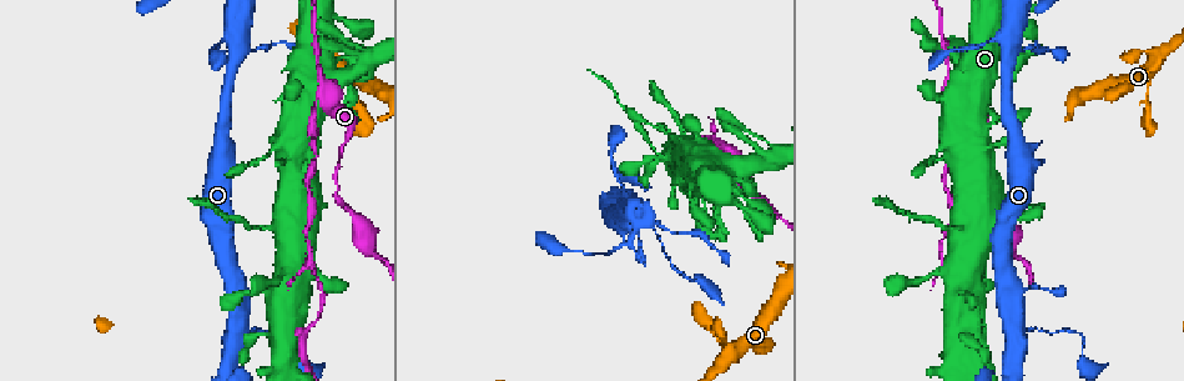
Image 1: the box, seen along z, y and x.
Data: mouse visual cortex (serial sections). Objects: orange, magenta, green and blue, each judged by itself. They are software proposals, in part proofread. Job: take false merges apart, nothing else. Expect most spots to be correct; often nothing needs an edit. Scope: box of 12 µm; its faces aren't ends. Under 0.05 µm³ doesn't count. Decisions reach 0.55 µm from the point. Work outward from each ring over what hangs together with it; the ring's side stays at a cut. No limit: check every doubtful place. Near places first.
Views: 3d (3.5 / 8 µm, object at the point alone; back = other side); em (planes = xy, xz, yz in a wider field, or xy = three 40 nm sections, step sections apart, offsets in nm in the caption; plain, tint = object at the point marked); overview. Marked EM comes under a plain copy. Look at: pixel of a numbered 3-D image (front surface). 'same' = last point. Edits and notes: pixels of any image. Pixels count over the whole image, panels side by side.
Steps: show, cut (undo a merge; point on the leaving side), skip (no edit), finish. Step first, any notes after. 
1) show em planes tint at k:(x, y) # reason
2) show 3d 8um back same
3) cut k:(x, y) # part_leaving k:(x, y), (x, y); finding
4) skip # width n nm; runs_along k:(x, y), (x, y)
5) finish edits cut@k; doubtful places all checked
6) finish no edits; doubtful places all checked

show 3d 3.5um at 1:(276, 229) # calibre changes

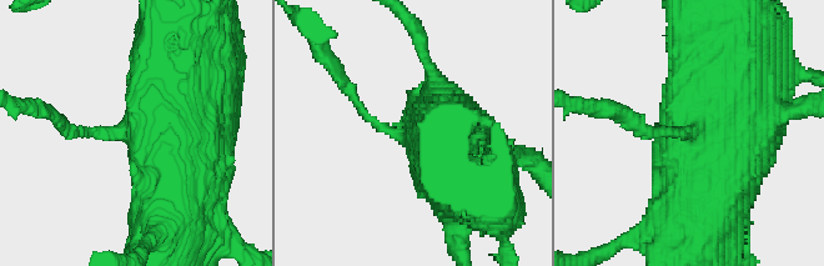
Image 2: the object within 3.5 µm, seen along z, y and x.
show em planes tint at 2:(130, 131)

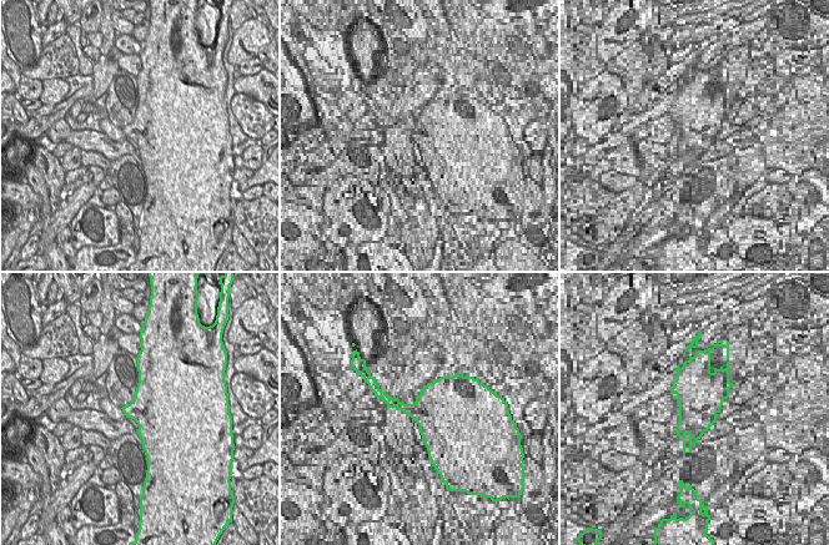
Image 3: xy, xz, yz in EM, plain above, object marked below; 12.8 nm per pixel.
skip # runs_along 2:(160, 30), (152, 110), (176, 186); all the same cell

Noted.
show 3d 3.5um at 1:(320, 106) # sharp bend

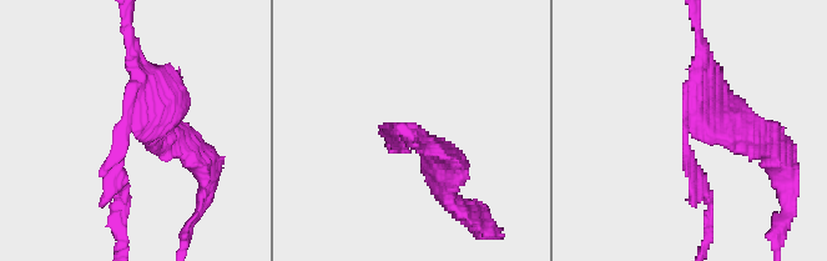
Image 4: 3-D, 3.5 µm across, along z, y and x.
show em xy step 3 tint at 4:(131, 131) # arms 3; arm_widths 150, 250, 300 nm

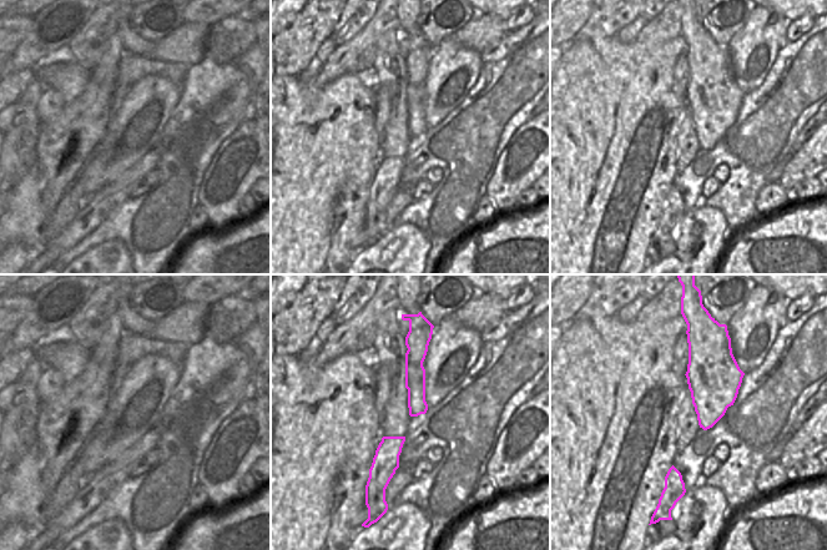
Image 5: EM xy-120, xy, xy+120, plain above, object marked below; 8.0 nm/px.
cut 4:(122, 175) # part_leaving 4:(127, 135), (115, 216), (124, 250); two cells meet here

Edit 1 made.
show overview # see it whole again

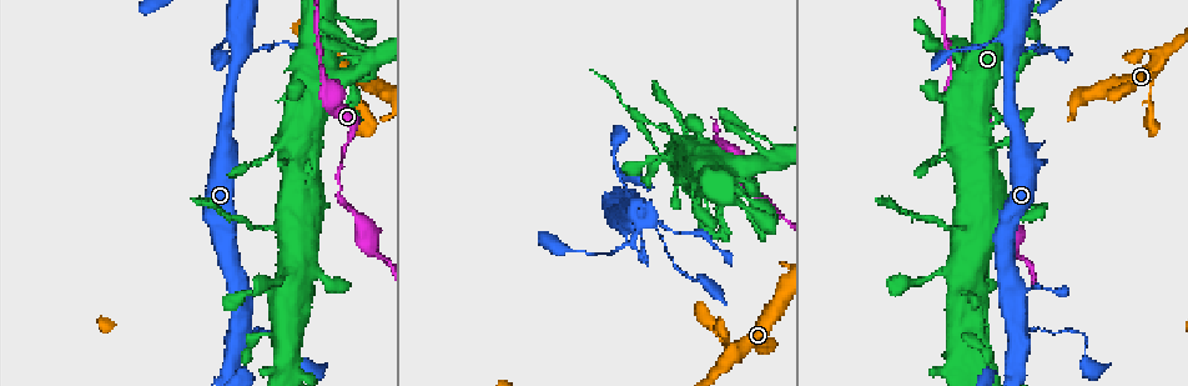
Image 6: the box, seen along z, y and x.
show 3d 3.5um at 6:(364, 110) # thick turns thin

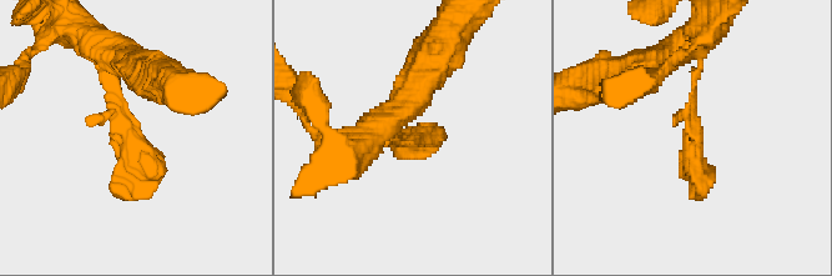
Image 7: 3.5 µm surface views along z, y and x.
show em xy step 5 tint at 7:(125, 133) # need the tissue

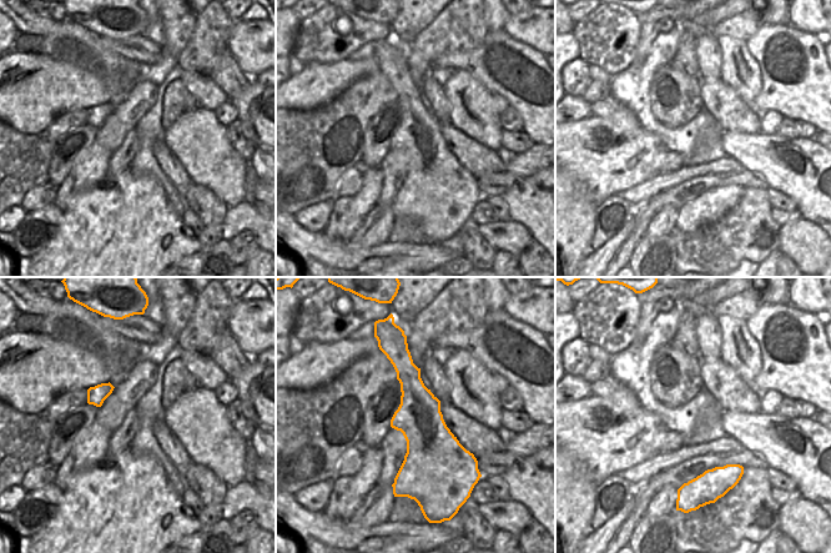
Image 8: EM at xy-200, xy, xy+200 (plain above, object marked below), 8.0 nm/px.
skip # runs_along 7:(99, 55), (134, 142), (111, 189); all the same cell

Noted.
finish edits cut@4; doubtful places all checked

